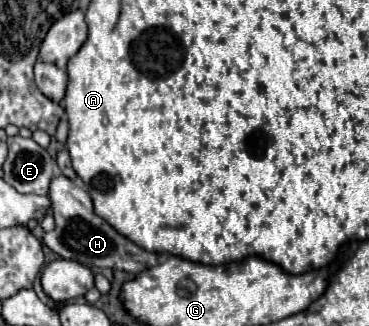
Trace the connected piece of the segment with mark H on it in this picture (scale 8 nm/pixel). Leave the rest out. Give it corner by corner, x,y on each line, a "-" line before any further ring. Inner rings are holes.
55,174
49,186
49,200
57,226
55,230
45,232
43,244
61,258
81,262
89,268
115,268
115,270
125,270
129,274
139,274
141,270
157,264
157,254
139,248
137,244
121,236
115,228
111,228
103,218
99,218
93,212
91,196
71,178
65,178
63,174

